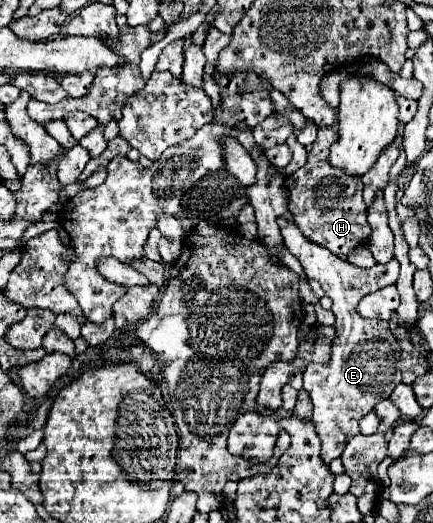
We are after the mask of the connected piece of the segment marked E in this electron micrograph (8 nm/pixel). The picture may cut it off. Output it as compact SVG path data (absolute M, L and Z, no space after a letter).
M278 218L278 226L284 236L286 248L300 260L304 274L312 280L318 280L326 296L332 298L332 312L336 316L336 336L332 340L330 360L326 364L308 364L304 370L304 390L308 390L314 412L312 422L322 440L322 460L330 464L334 458L340 458L344 446L350 438L360 434L360 418L366 416L380 400L388 398L396 384L402 382L400 362L402 350L396 342L396 336L390 332L388 322L384 320L366 320L356 312L356 304L370 292L380 290L388 284L394 284L398 278L398 262L390 260L388 264L378 264L372 268L352 266L348 260L340 260L328 248L316 246L302 236L302 230Z

